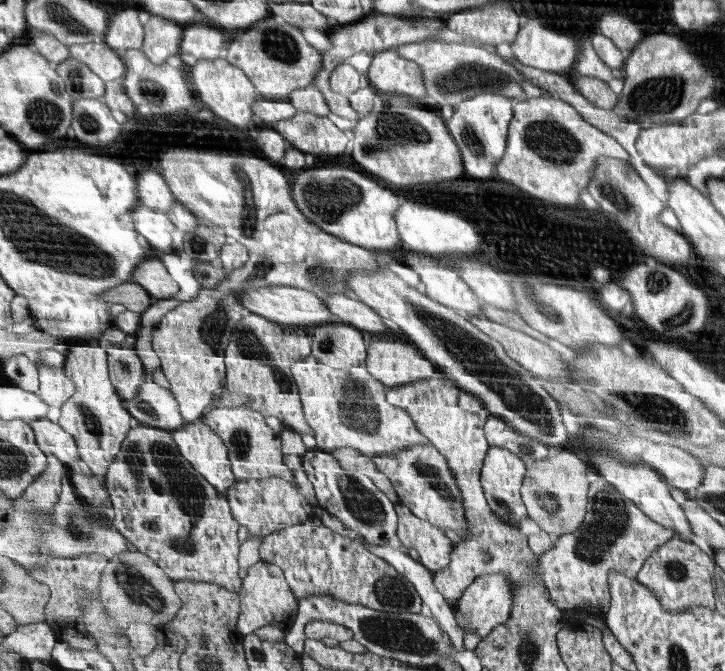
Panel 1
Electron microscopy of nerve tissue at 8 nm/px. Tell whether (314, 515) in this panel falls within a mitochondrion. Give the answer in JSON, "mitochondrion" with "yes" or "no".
{"mitochondrion":"no"}

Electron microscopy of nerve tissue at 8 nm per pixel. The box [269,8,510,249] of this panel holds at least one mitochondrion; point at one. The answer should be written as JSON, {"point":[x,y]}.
{"point":[330,200]}

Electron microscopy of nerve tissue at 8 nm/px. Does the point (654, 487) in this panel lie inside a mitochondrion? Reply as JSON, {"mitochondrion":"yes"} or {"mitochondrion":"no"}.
{"mitochondrion":"no"}

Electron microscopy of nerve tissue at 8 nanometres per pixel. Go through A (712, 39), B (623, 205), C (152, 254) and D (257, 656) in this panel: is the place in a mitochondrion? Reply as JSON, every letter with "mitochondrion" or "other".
{"A":"other","B":"mitochondrion","C":"other","D":"mitochondrion"}

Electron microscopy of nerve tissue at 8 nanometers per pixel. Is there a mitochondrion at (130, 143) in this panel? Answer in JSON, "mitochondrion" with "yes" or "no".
{"mitochondrion":"no"}

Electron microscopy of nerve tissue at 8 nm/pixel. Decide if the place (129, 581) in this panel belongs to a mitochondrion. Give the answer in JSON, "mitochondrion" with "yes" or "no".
{"mitochondrion":"yes"}

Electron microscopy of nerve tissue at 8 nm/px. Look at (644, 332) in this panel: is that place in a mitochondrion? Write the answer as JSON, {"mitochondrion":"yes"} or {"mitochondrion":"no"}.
{"mitochondrion":"no"}

